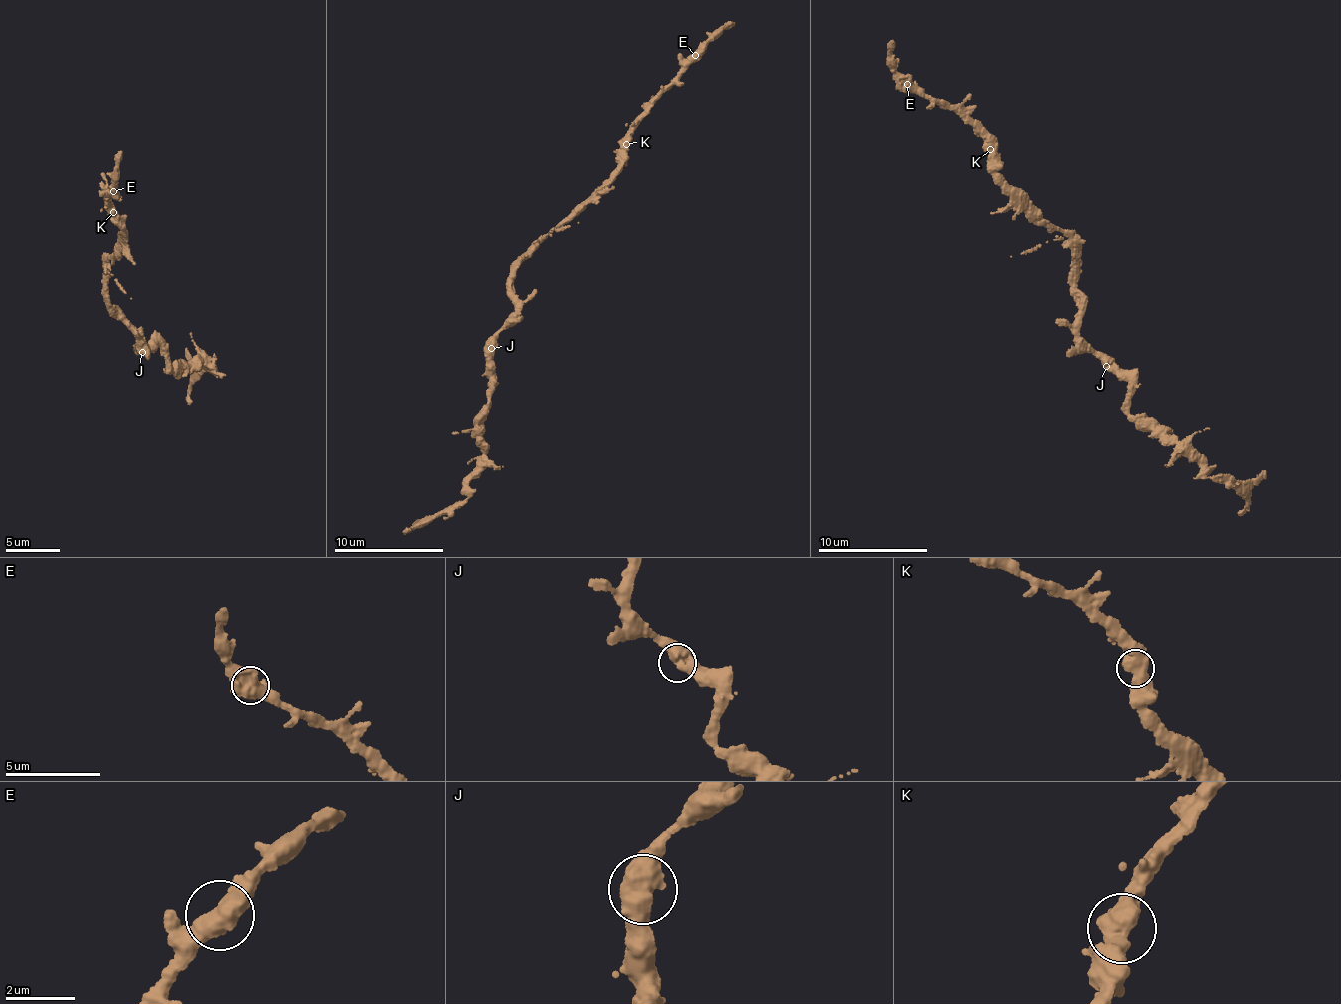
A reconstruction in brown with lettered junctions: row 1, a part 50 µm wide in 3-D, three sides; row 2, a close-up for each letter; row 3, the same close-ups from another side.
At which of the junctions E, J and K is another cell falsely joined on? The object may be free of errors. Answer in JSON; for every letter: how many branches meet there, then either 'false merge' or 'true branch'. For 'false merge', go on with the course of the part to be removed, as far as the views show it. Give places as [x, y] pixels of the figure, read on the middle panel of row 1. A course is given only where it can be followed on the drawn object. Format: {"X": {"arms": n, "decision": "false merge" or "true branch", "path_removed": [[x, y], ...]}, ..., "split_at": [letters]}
{"E": {"arms": 2, "decision": "true branch"}, "J": {"arms": 2, "decision": "true branch"}, "K": {"arms": 2, "decision": "true branch"}, "split_at": []}

